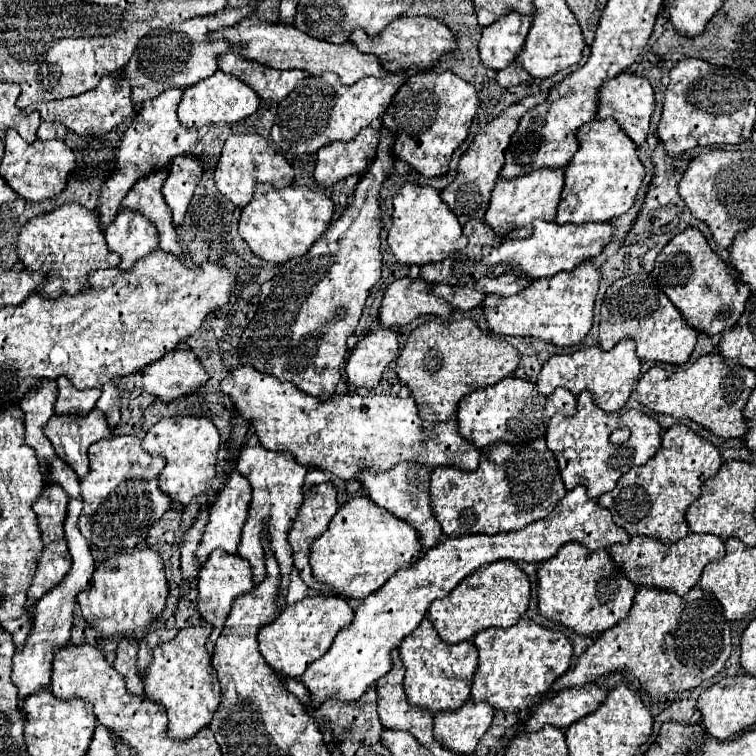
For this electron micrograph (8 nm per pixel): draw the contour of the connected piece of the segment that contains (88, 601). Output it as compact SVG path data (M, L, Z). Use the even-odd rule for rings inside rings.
M145 547L133 553L117 553L99 563L93 573L91 587L77 595L77 603L85 621L105 637L111 637L125 631L141 633L147 623L161 615L167 593L163 559L155 549Z

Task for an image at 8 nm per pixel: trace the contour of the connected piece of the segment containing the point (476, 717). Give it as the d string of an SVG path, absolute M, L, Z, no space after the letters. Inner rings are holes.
M469 699L455 711L437 711L433 731L449 749L469 755L489 729L493 713L495 709L489 703L475 703Z

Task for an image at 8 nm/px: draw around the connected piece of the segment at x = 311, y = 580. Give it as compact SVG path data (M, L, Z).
M309 469L307 477L305 477L305 485L303 485L303 505L299 507L299 515L295 519L295 523L291 525L289 529L289 543L293 547L293 559L295 559L295 569L299 571L301 579L315 591L323 591L323 593L329 593L329 585L325 583L317 583L313 571L311 571L311 565L309 565L309 555L311 555L311 543L321 537L325 531L327 531L327 525L329 521L333 519L333 515L337 513L337 491L333 487L333 483L329 481L329 475L321 469Z

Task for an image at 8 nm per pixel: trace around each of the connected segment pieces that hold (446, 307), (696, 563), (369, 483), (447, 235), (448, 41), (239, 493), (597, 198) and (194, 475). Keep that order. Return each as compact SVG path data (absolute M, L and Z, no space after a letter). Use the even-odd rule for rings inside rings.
M403 277L385 289L379 307L379 321L383 327L401 327L421 315L437 315L447 319L451 311L453 309L447 301L437 299L431 293L431 285L421 279Z
M689 533L687 537L679 539L677 543L667 545L667 543L659 541L657 537L635 535L635 537L631 537L631 541L627 545L617 543L617 545L611 545L607 551L611 553L611 559L623 571L623 575L637 587L647 585L647 587L671 589L683 597L691 587L695 587L699 583L703 567L725 555L725 541L713 533Z
M399 463L387 471L373 471L371 467L361 469L359 473L359 481L365 485L369 497L373 499L375 505L385 507L387 511L391 511L393 515L397 515L403 521L409 521L421 535L421 543L423 543L423 553L427 549L431 549L439 537L441 537L441 527L431 511L431 495L429 495L429 467L421 465L421 463Z
M403 183L403 187L393 197L393 225L387 235L387 243L395 259L403 265L425 265L445 259L449 253L463 249L465 237L461 223L453 211L439 197L439 191L429 185Z
M397 17L393 19L377 37L369 37L363 29L357 29L351 33L351 43L361 53L373 53L381 59L381 65L385 71L405 71L413 65L421 69L429 69L435 61L441 59L441 55L453 51L455 37L449 31L449 27L441 21L429 19L429 17Z
M233 471L225 489L219 493L217 501L209 509L209 521L207 521L207 527L203 531L203 537L201 537L201 543L199 543L199 549L197 549L199 565L203 565L207 561L207 557L211 555L211 551L215 551L215 549L225 549L227 553L237 551L237 545L239 545L239 539L241 539L241 529L247 521L249 501L251 501L249 481L239 471Z
M593 119L577 131L579 149L565 169L565 187L557 209L557 223L589 223L589 221L611 221L635 201L637 189L645 177L645 167L637 157L637 145L621 131L615 119Z
M171 417L161 419L149 429L143 439L143 447L151 455L161 455L167 459L159 475L161 491L165 491L171 501L187 505L191 503L191 499L203 495L209 489L209 483L215 477L217 451L221 447L221 439L215 425L205 417Z

